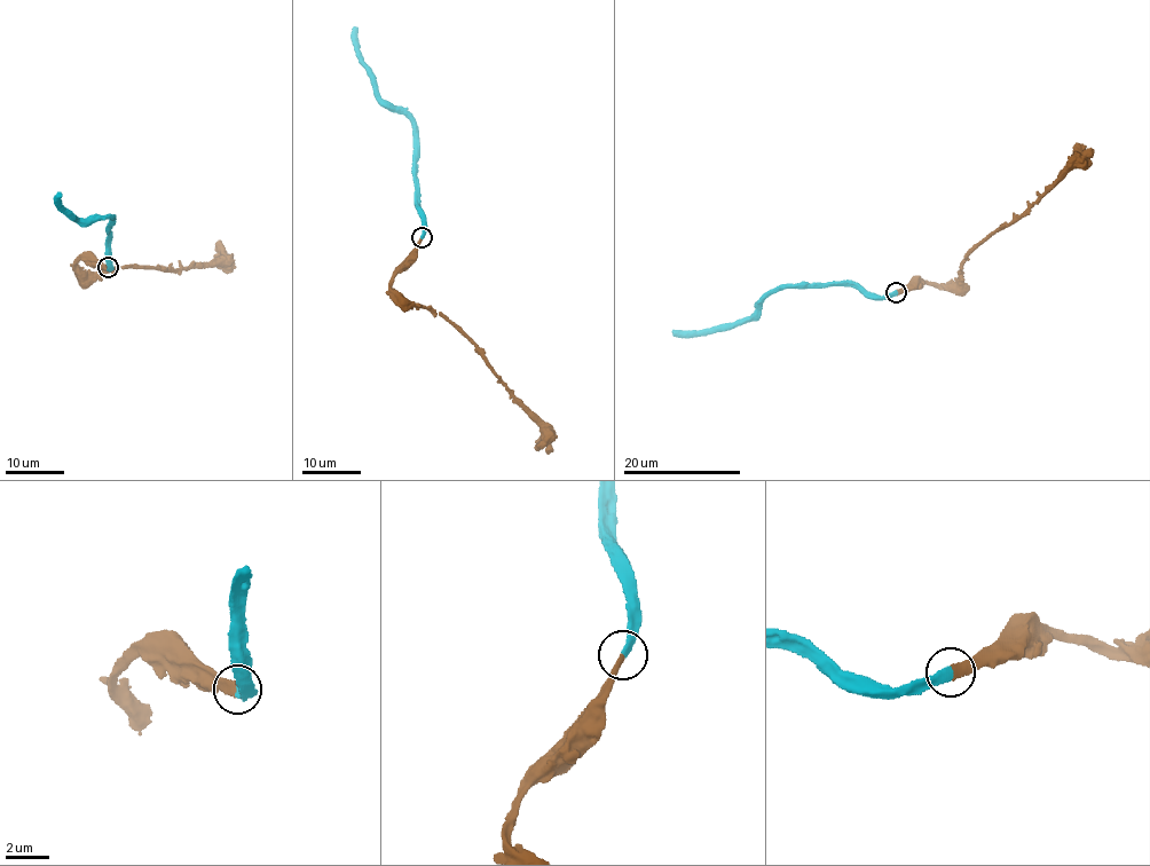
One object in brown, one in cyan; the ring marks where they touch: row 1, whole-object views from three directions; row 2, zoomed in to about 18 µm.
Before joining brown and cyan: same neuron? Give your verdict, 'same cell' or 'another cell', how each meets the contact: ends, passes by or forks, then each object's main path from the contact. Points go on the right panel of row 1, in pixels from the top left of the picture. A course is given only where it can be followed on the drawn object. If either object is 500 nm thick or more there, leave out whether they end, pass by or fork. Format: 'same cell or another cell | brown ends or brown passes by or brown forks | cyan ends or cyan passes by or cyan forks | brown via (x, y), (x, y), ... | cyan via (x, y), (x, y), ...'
same cell | brown ends | cyan ends | brown via (896, 291), (958, 278), (967, 252), (1014, 222), (1054, 183), (1082, 144) | cyan via (896, 292), (887, 298), (869, 297), (850, 285), (778, 286), (747, 320), (701, 331), (676, 331), (672, 335)

